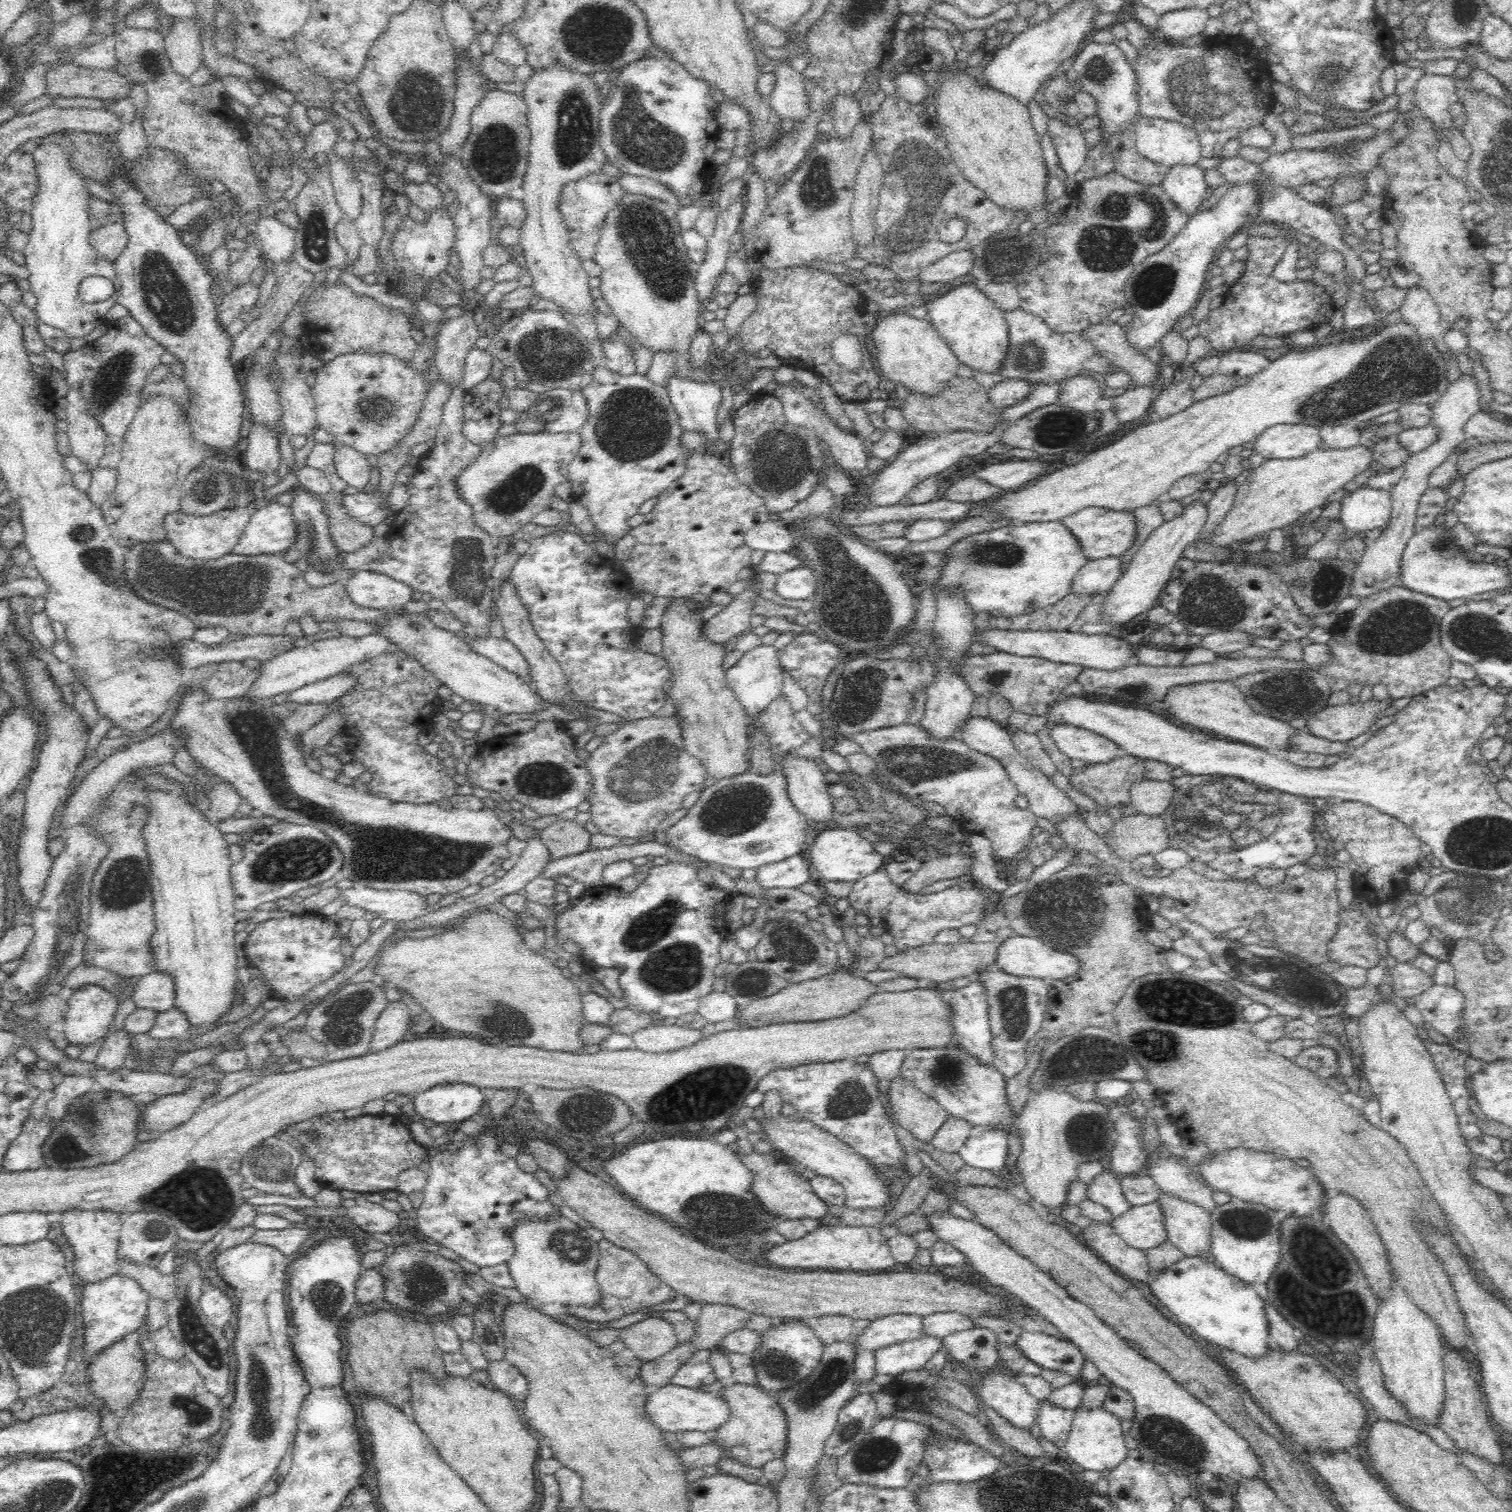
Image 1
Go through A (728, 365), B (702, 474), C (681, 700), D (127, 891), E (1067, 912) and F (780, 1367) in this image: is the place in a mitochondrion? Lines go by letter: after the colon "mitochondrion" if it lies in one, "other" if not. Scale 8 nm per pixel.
A: other
B: other
C: other
D: mitochondrion
E: mitochondrion
F: mitochondrion

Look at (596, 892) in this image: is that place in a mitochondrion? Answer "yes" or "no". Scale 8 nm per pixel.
no

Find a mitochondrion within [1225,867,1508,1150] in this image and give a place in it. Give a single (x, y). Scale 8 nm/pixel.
(1466, 903)

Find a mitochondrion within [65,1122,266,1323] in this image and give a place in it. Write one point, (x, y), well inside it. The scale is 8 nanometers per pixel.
(198, 1199)

